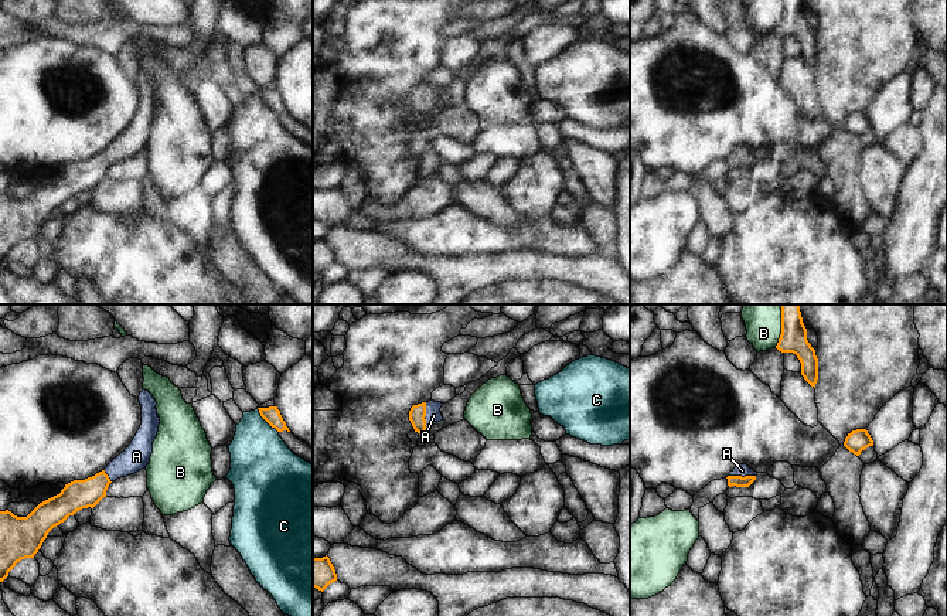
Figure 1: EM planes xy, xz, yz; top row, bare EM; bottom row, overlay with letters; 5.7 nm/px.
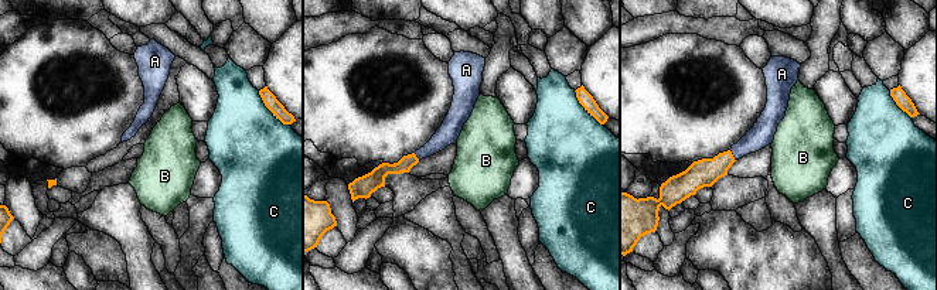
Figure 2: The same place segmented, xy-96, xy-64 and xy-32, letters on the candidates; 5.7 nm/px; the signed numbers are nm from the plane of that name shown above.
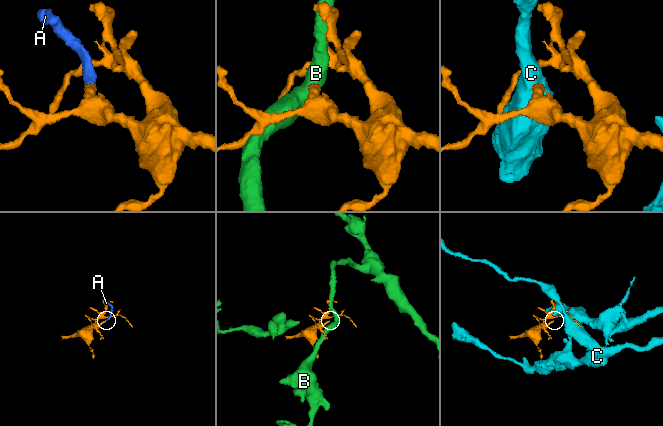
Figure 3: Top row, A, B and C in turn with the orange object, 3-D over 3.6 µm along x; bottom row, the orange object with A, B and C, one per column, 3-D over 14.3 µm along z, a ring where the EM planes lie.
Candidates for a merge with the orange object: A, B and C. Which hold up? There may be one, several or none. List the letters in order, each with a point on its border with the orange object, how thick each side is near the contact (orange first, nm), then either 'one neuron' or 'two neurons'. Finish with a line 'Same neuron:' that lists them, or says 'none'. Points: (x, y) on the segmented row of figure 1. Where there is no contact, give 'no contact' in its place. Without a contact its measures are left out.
A: contact xz (425, 415); calibres 100 and 90 nm; one neuron
B: contact yz (782, 326); calibres 160 and 220 nm; two neurons
C: contact xy (266, 421); calibres 100 and 360 nm; two neurons
Same neuron: A

